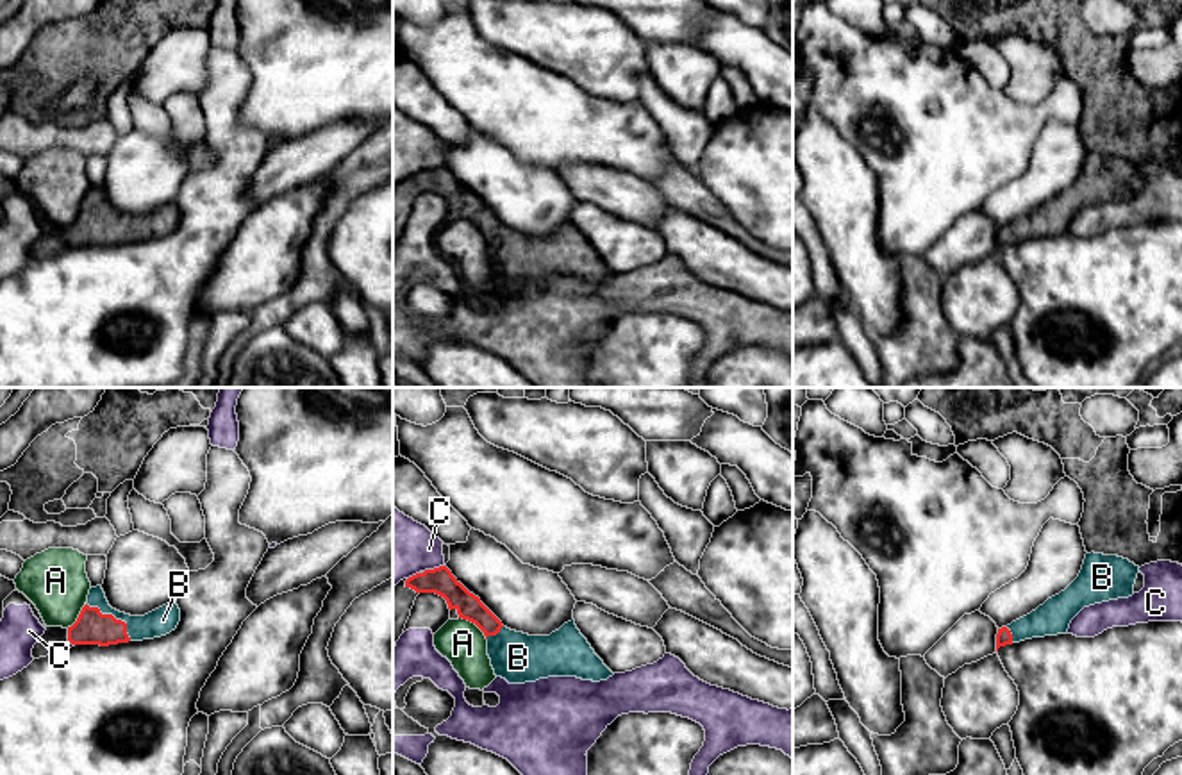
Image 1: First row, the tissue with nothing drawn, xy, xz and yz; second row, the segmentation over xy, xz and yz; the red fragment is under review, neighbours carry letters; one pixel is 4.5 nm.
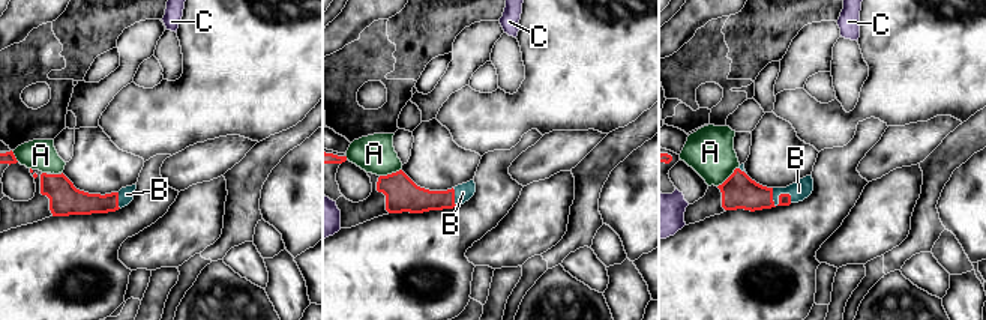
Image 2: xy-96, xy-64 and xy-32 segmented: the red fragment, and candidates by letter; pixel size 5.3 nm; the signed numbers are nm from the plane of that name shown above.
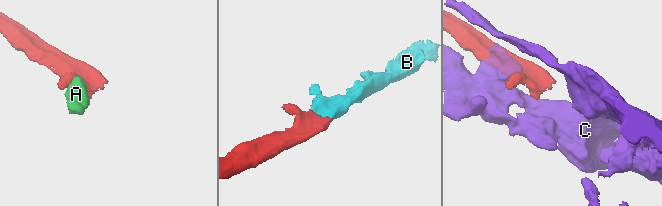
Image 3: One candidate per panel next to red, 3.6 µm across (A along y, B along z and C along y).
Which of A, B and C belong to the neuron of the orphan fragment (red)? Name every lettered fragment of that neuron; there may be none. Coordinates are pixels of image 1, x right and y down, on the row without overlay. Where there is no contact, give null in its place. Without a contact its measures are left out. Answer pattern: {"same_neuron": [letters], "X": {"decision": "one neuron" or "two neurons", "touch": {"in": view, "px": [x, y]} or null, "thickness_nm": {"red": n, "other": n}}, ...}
{"same_neuron": ["B"], "A": {"decision": "two neurons", "touch": {"in": "xz", "px": [475, 224]}, "thickness_nm": {"red": 120, "other": 200}}, "B": {"decision": "one neuron", "touch": {"in": "xy", "px": [113, 216]}, "thickness_nm": {"red": 160, "other": 120}}, "C": {"decision": "two neurons", "touch": {"in": "xz", "px": [432, 170]}, "thickness_nm": {"red": 120, "other": 300}}}

